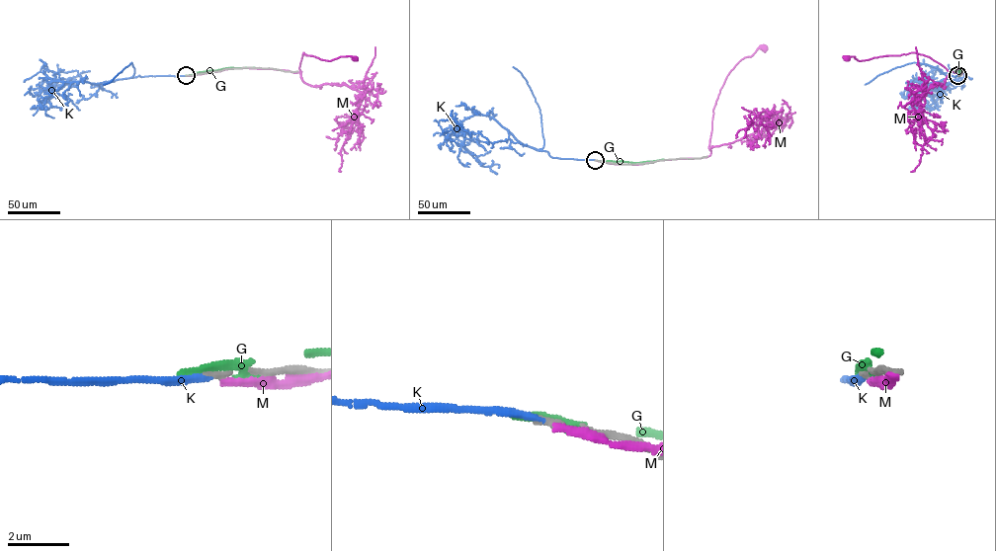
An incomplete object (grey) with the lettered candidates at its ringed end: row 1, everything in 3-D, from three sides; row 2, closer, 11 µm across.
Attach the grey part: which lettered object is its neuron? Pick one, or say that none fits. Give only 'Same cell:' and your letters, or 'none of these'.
Same cell: K

